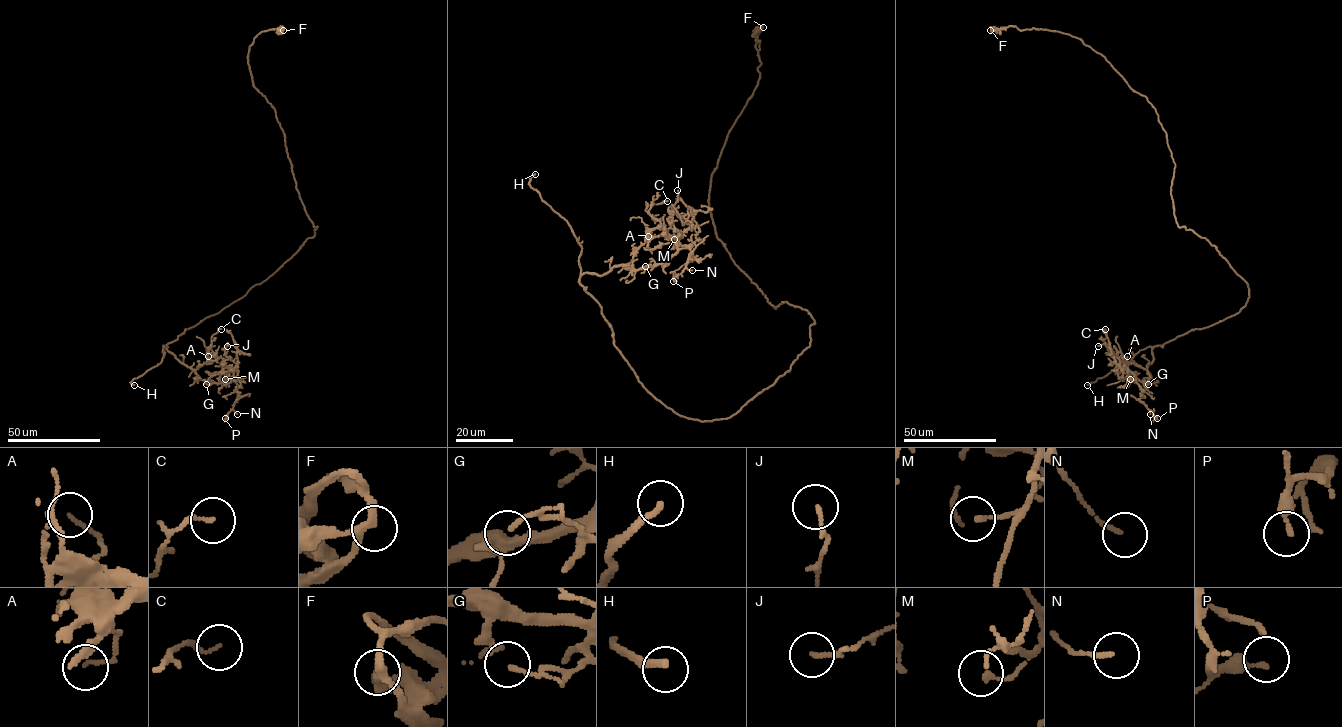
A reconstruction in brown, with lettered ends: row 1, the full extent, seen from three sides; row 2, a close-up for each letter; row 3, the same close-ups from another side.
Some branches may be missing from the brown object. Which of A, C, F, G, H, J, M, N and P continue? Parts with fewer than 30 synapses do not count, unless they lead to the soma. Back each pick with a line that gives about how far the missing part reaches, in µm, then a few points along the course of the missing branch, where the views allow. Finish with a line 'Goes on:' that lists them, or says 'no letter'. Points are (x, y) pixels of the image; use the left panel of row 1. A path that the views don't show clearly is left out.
H: Missing length about 9 µm
Goes on: H

